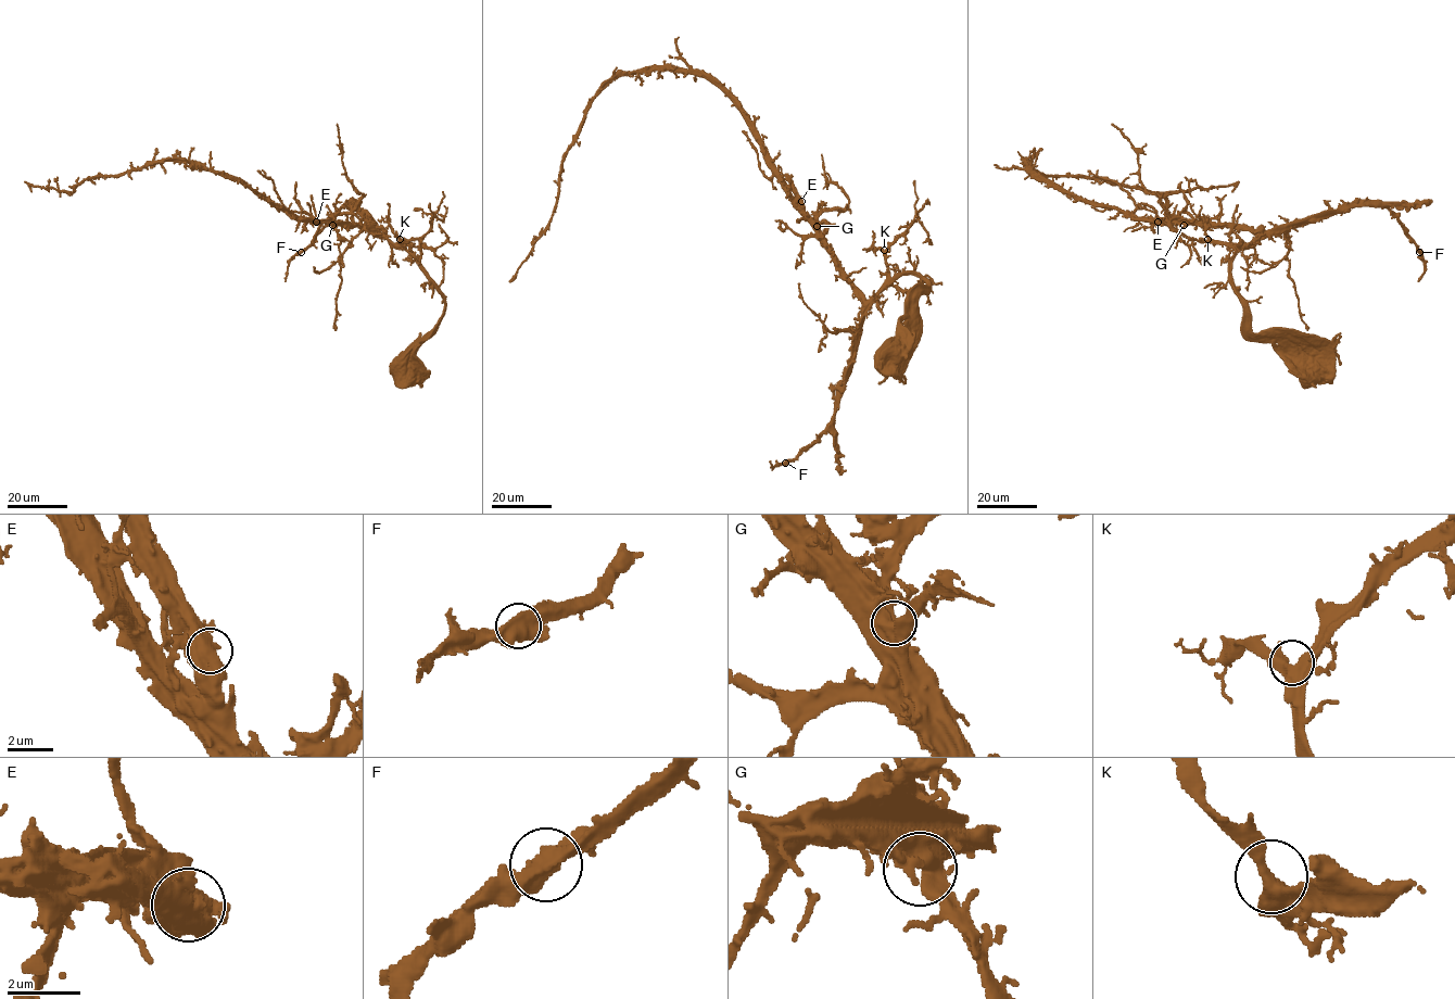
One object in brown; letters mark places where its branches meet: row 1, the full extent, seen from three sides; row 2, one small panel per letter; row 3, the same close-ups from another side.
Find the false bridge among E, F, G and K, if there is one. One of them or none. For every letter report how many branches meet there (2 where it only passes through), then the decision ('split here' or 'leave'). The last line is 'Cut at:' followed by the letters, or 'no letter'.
E: 2 | split here
F: 2 | leave
G: 2 | leave
K: 2 | leave
Cut at: E

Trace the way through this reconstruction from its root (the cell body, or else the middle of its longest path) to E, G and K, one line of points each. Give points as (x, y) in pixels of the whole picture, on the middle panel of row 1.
E: (888, 355), (912, 317), (913, 301), (930, 285), (914, 275), (898, 274), (865, 300), (838, 265), (800, 200)
G: (888, 355), (912, 317), (913, 301), (930, 285), (914, 275), (898, 274), (865, 300), (838, 265), (817, 226)
K: (888, 355), (912, 317), (913, 301), (930, 285), (912, 274), (890, 277), (884, 250)

